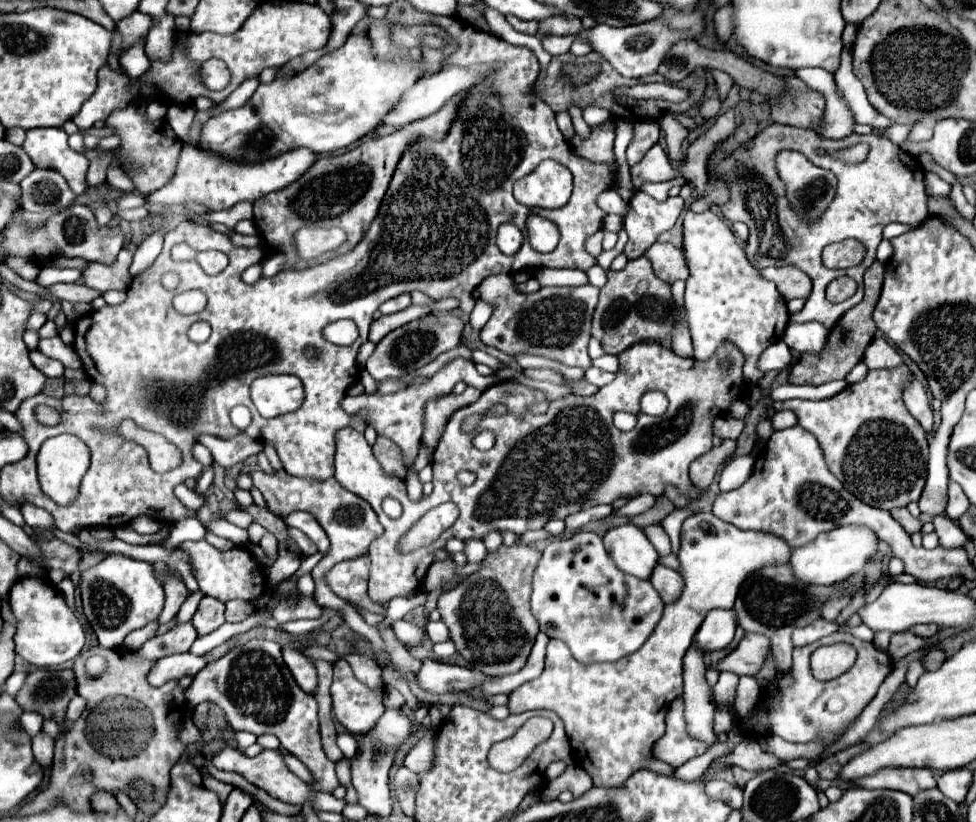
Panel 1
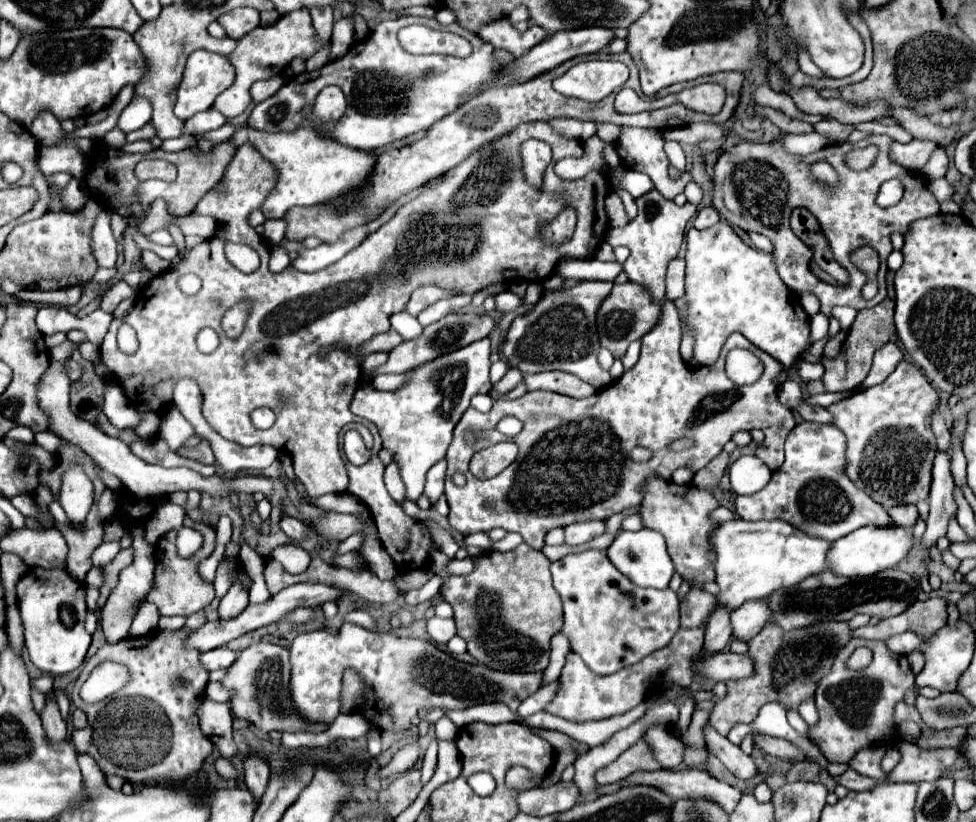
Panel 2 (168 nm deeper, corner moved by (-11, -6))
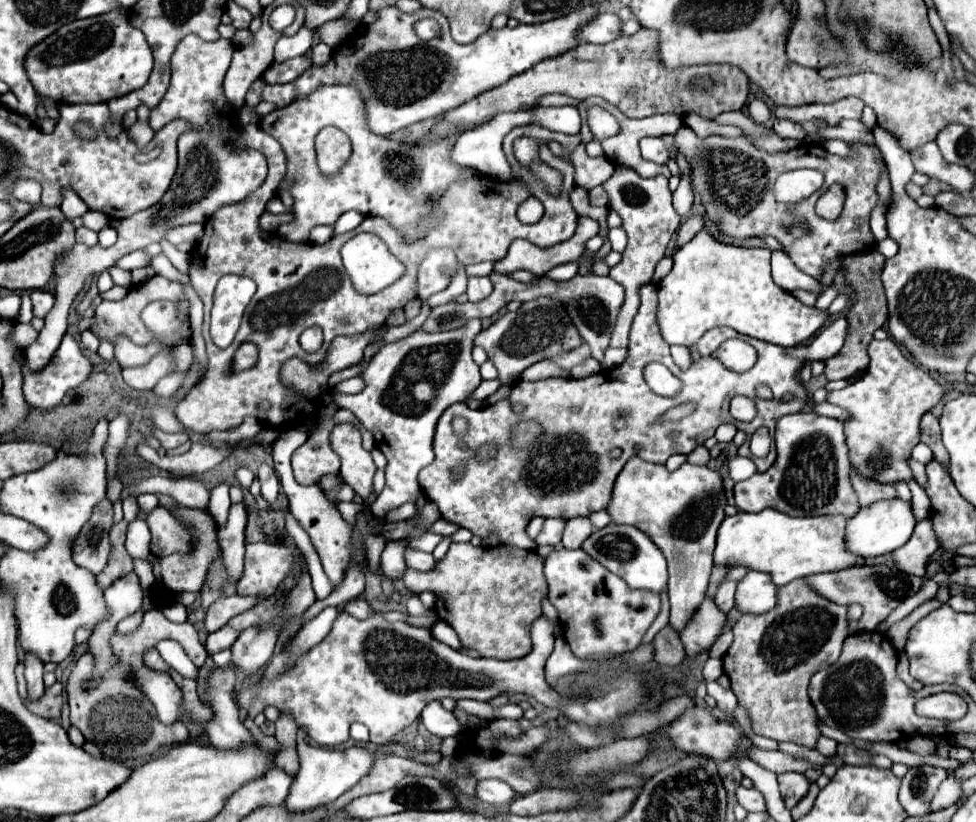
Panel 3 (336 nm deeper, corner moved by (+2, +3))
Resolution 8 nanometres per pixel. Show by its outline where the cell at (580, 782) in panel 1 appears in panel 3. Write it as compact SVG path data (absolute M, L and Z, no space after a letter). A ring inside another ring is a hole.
M487 779L477 783L475 795L487 803L511 803L515 797L515 791L499 779Z

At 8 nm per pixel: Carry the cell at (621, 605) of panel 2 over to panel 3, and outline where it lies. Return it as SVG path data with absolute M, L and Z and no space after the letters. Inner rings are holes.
M555 549L545 561L545 577L549 583L549 599L559 611L561 633L579 659L595 653L625 653L637 649L661 607L659 595L631 589L601 563L595 563L583 549Z

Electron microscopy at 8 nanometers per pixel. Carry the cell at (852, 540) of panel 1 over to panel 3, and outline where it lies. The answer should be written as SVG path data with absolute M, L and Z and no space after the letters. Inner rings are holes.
M899 497L877 501L873 505L861 507L859 513L849 519L847 549L855 551L857 555L863 555L863 557L877 557L883 553L891 553L909 541L915 525L917 525L917 519L913 515L913 507L909 501L903 501Z

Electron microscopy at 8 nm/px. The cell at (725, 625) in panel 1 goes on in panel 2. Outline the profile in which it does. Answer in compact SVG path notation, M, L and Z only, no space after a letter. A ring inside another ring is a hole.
M754 600L748 604L742 604L738 610L734 610L730 614L730 622L732 622L732 638L748 642L750 638L754 638L760 628L766 624L768 620L768 606L764 604L764 600Z

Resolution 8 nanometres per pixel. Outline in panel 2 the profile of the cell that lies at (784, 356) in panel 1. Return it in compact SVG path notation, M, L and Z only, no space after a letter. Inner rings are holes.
M796 360L794 362L794 370L796 370L796 374L804 382L808 382L808 380L820 380L822 374L824 374L824 366L820 362L812 364L812 362L806 362L806 360Z

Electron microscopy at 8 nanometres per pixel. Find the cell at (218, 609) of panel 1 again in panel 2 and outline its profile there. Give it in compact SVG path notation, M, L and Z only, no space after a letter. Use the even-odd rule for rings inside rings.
M234 584L234 586L230 586L228 594L220 600L218 616L220 616L220 620L232 620L246 606L248 606L248 592L244 592L244 588L240 588L240 584Z

